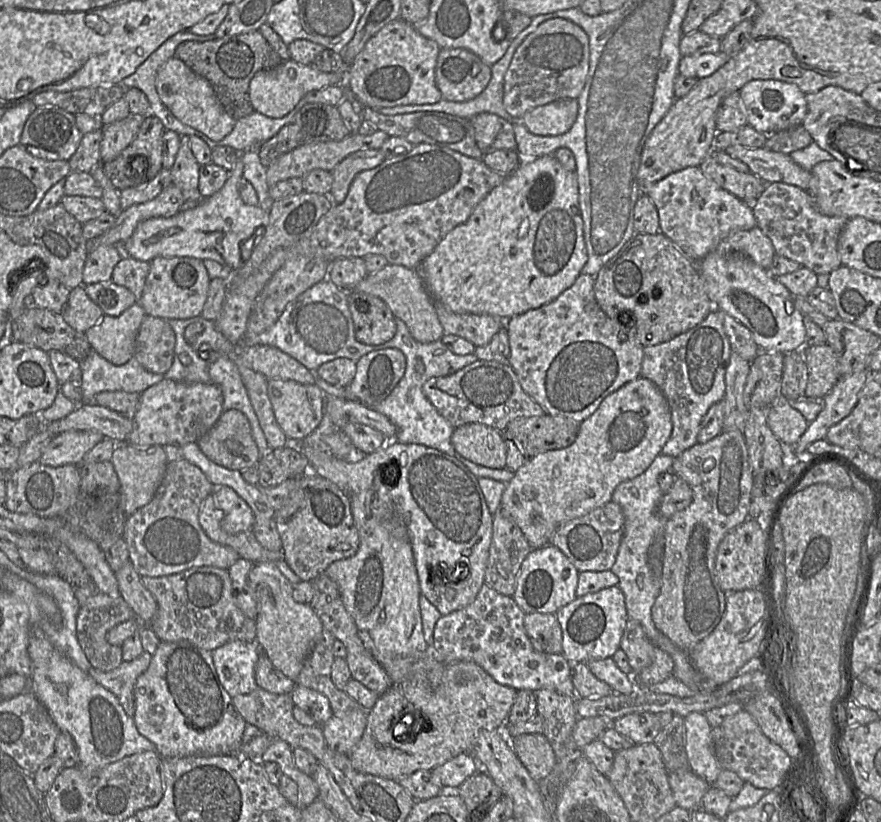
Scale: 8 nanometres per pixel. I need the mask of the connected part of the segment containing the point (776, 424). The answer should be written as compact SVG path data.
M779 397L767 408L767 424L783 445L793 445L806 431L809 423L788 400Z

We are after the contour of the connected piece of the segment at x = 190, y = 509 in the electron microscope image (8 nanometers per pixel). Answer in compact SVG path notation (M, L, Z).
M180 458L167 462L165 474L152 500L127 516L125 521L123 538L128 547L130 562L141 577L167 576L201 566L228 569L240 558L231 547L212 541L200 526L198 520L200 507L214 489L215 487L204 473L188 460Z

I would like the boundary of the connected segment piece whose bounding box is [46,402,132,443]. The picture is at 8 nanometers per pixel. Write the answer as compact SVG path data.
M95 402L81 403L67 416L47 423L46 428L54 436L69 430L93 430L124 443L132 431L132 418Z

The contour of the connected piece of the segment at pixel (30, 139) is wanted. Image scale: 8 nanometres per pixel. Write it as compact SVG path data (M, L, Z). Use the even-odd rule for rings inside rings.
M44 105L36 107L28 117L19 145L38 158L69 160L82 136L75 115L58 106Z

